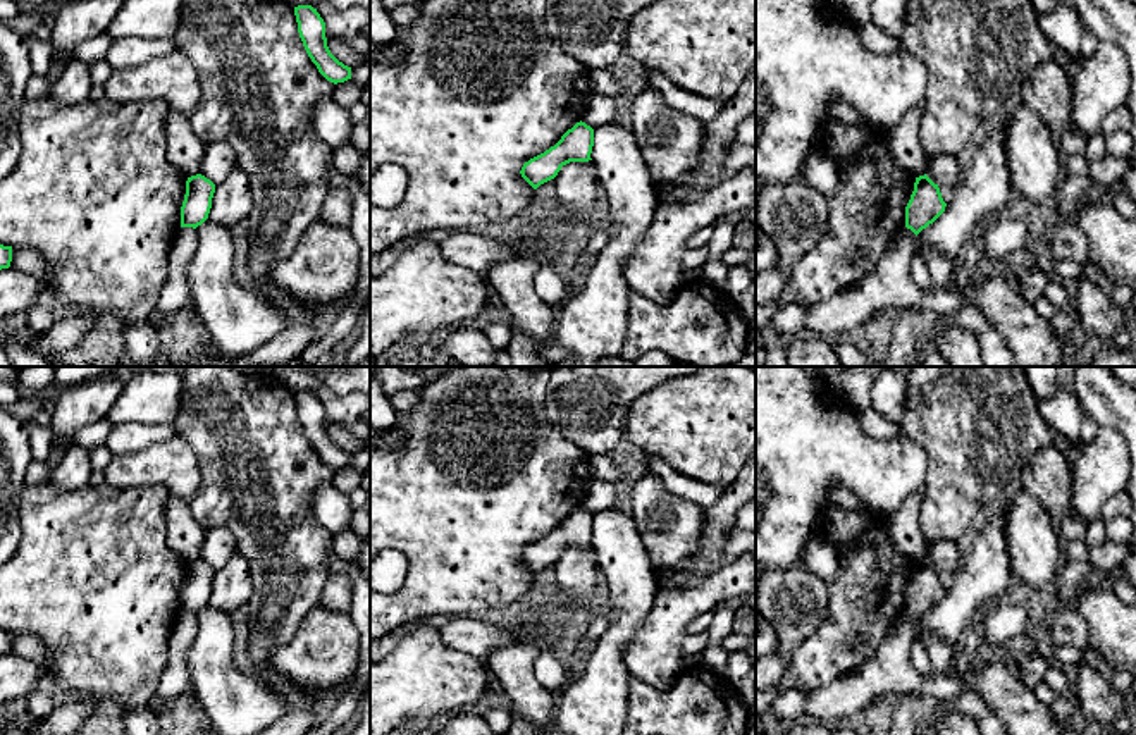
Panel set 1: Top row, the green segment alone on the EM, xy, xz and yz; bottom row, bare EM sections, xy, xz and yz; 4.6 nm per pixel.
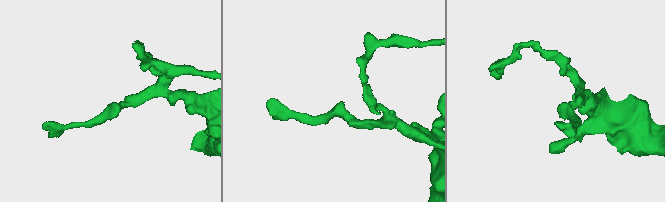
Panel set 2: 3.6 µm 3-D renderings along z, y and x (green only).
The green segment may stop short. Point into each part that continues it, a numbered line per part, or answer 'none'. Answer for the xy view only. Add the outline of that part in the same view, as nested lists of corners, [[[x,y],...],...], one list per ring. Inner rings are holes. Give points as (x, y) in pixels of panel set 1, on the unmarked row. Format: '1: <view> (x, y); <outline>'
1: xy (176, 679); [[[181,613],[169,640],[167,666],[162,671],[160,682],[157,685],[157,695],[169,702],[174,702],[191,687],[191,673],[186,663],[186,656],[194,637],[196,615]]]

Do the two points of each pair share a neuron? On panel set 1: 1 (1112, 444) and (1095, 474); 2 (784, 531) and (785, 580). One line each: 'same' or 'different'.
1: same
2: different

